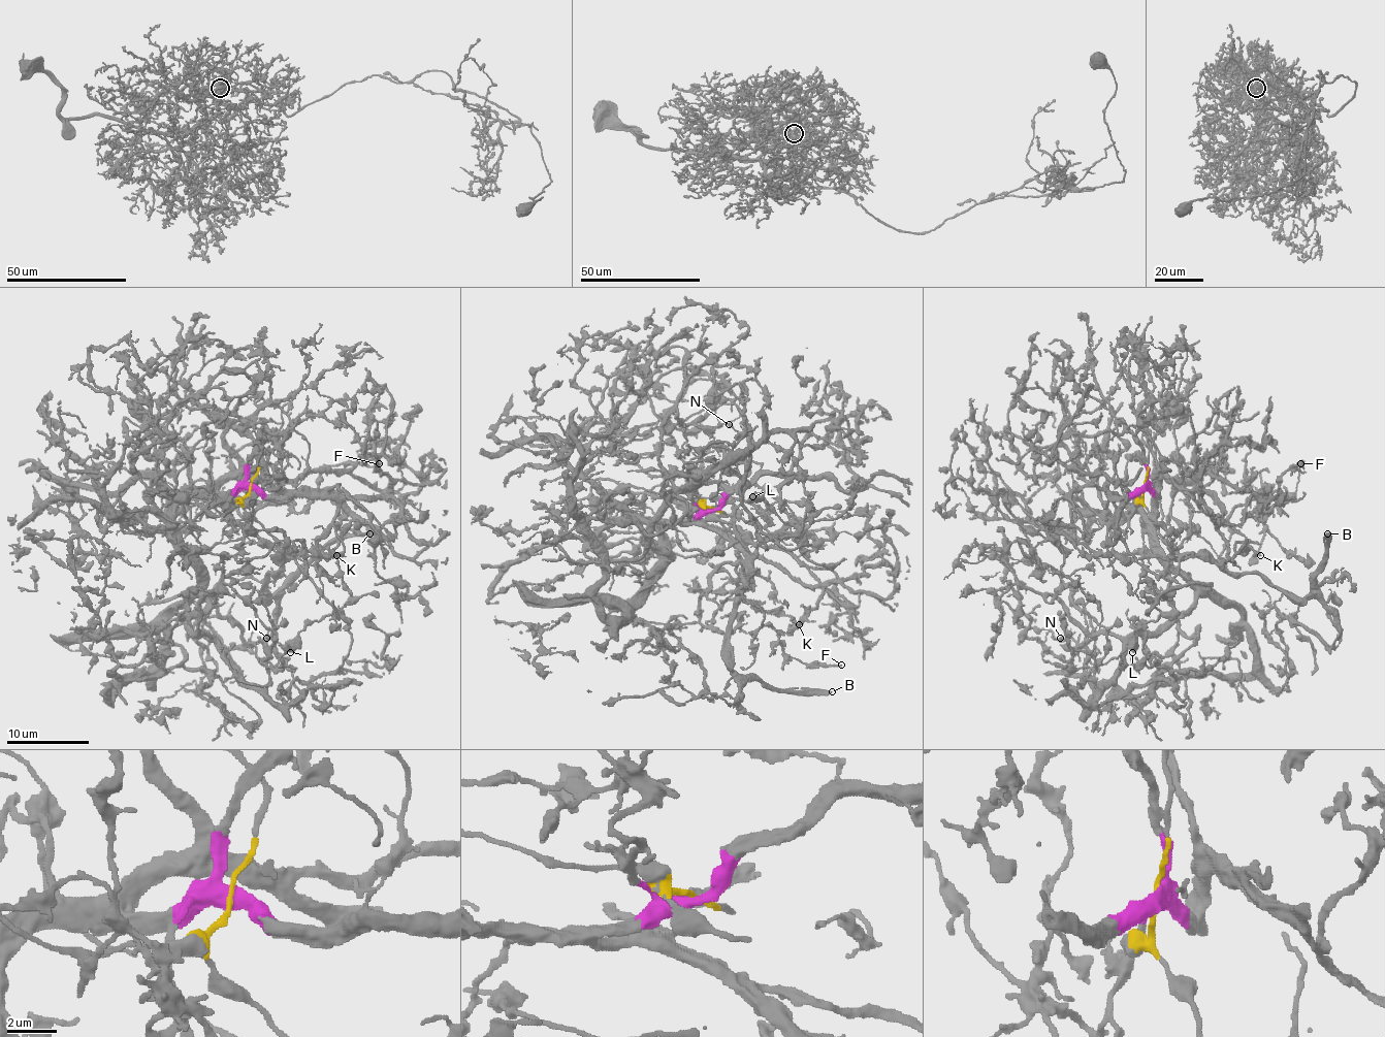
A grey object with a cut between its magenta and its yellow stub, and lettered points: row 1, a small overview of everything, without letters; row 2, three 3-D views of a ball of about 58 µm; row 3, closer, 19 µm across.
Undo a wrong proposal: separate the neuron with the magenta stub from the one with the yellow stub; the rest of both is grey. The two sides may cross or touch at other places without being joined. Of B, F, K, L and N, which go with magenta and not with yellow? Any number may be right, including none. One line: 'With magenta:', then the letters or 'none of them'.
With magenta: F, K, N

